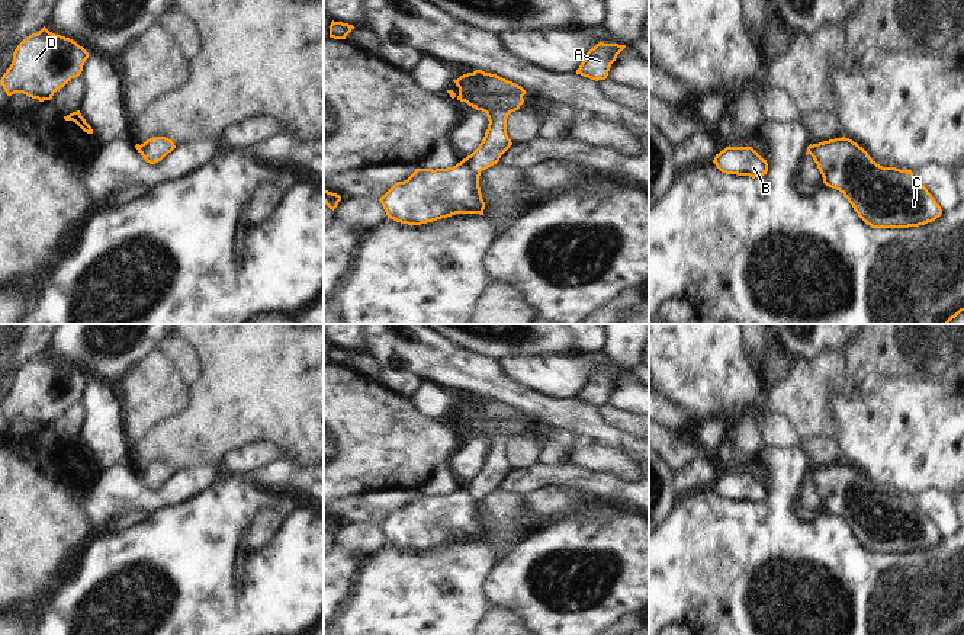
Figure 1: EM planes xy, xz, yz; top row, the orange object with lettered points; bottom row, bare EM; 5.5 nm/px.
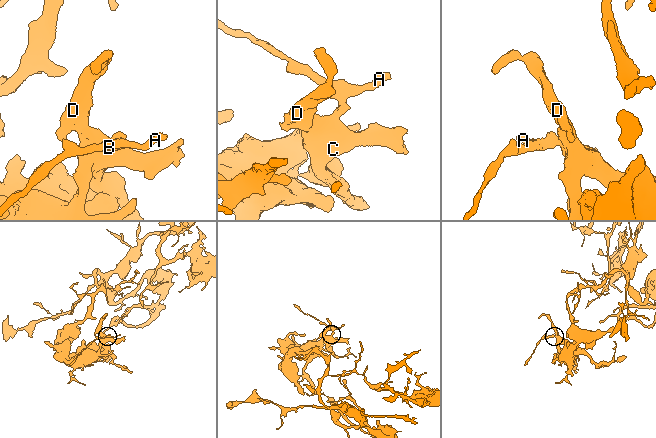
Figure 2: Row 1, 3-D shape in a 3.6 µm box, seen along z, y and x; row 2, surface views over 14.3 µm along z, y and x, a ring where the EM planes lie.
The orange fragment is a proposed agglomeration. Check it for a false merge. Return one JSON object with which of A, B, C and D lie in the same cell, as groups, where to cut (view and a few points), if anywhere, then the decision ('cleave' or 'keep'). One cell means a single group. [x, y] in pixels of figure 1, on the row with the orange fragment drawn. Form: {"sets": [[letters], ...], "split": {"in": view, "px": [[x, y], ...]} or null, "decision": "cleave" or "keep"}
{"sets": [["A", "B", "C", "D"]], "split": null, "decision": "keep"}

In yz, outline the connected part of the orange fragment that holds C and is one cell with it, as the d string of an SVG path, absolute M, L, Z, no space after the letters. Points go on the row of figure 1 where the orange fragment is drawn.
M835 138L819 144L810 144L810 154L817 164L823 183L839 190L852 205L858 217L871 228L909 228L935 221L942 209L920 185L912 170L883 167L868 153L849 138Z

